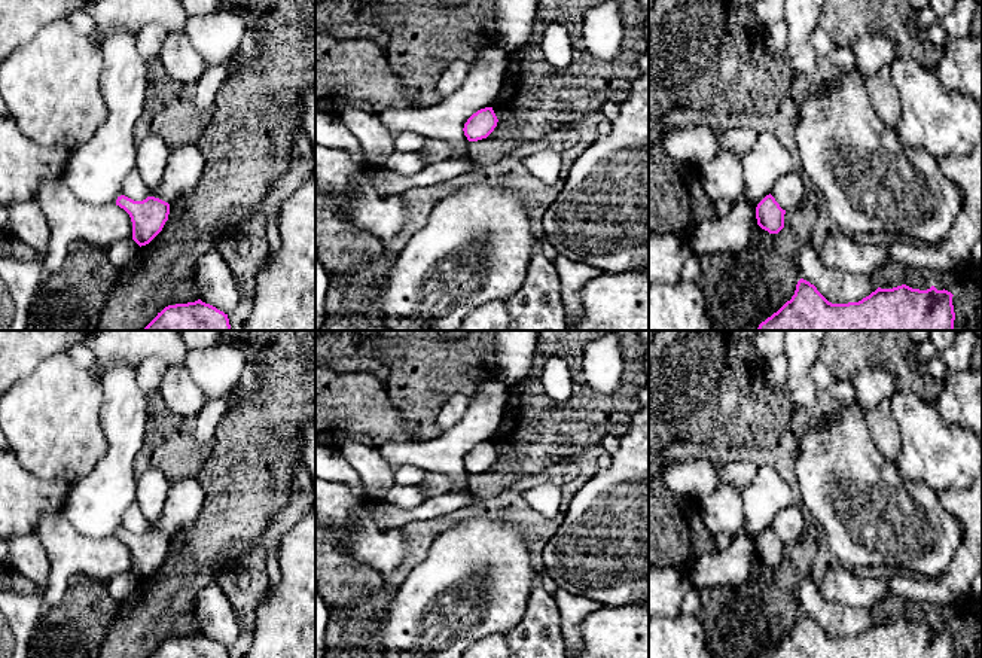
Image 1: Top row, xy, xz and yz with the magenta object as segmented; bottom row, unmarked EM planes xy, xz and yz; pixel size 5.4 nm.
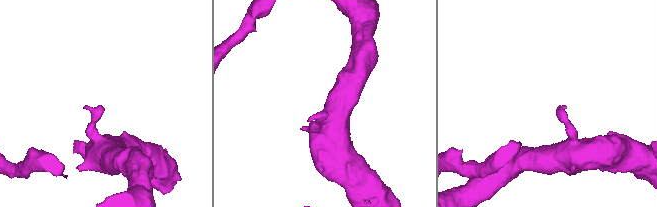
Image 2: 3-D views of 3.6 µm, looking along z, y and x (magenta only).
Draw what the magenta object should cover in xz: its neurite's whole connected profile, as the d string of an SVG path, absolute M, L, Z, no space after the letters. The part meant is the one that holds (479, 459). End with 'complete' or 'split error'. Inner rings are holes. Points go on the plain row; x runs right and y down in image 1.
M485 441L473 447L464 457L464 469L469 475L487 472L497 460L497 450L492 441Z; complete

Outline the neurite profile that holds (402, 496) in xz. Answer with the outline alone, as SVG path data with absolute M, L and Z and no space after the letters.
M394 484L387 496L385 502L388 505L402 508L402 509L414 509L420 506L427 497L423 494L418 485L399 485Z

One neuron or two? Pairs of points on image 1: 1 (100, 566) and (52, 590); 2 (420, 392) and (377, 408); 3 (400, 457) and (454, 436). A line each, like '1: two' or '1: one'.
1: one
2: two
3: one

